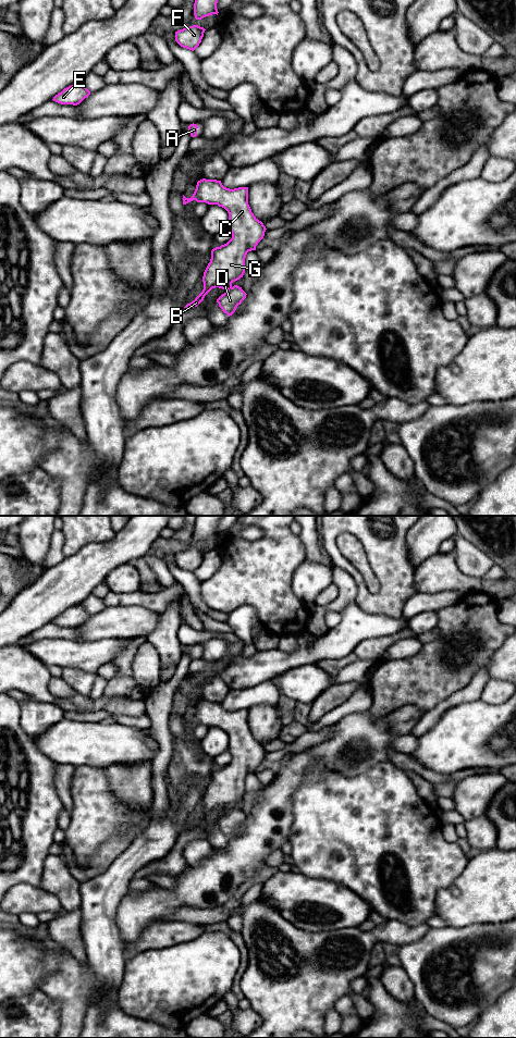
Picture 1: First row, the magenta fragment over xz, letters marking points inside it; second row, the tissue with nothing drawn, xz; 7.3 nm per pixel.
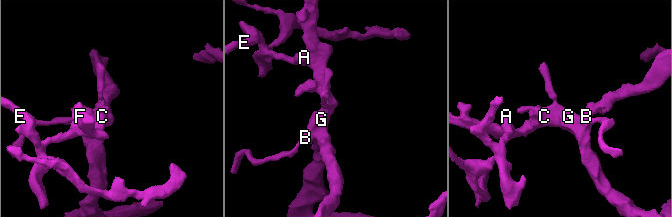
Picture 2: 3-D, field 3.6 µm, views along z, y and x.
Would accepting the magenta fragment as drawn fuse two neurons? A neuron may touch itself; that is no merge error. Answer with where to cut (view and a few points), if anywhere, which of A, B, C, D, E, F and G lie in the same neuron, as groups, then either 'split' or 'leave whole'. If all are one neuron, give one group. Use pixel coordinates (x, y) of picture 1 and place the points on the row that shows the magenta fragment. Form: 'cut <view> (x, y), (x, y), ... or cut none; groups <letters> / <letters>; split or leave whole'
cut none; groups A B C D E F G; leave whole

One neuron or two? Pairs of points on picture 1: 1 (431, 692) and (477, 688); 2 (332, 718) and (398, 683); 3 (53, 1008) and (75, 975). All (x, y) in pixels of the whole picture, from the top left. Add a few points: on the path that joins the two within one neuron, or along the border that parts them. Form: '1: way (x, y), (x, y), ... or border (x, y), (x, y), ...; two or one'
1: border (478, 670), (463, 688), (439, 703); two
2: border (366, 683), (371, 692), (371, 705), (369, 708); two
3: border (38, 988), (60, 1003), (60, 1026); two

